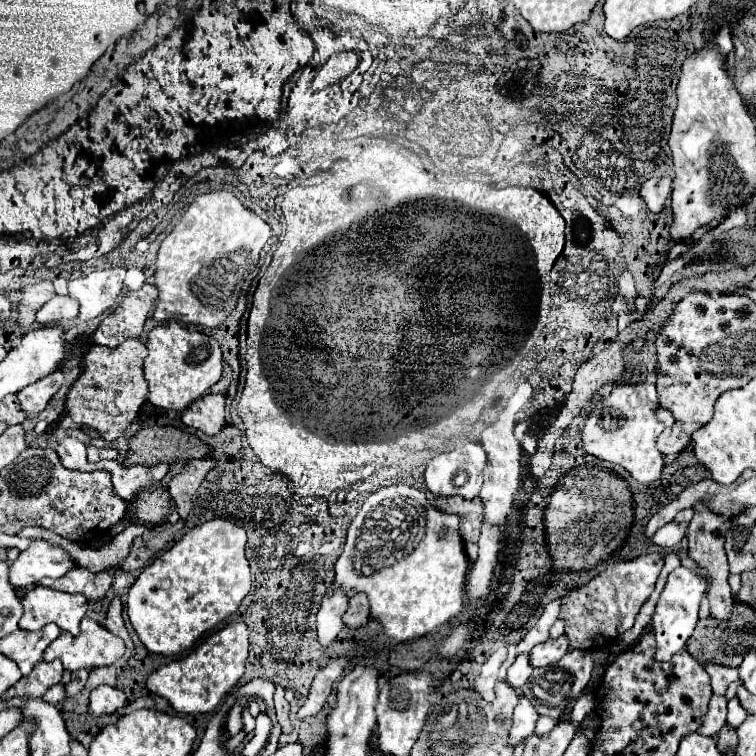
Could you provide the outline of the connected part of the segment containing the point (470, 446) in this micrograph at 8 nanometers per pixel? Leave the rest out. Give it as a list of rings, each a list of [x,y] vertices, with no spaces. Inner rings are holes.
[[[468,442],[462,448],[444,452],[428,462],[426,472],[424,472],[426,488],[436,496],[438,494],[444,494],[444,496],[460,494],[472,500],[480,492],[482,470],[486,468],[486,464],[488,464],[488,454],[484,452],[482,444]],[[458,472],[468,474],[468,482],[462,488],[454,486],[454,476]]]

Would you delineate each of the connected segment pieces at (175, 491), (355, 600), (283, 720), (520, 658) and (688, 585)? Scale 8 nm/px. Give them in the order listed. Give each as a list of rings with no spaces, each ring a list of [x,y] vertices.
[[[214,458],[190,460],[188,466],[170,480],[168,492],[170,492],[172,500],[176,502],[176,510],[178,510],[180,518],[186,518],[190,514],[190,510],[192,510],[192,496],[196,494],[198,486],[206,478],[206,474],[210,470],[214,470],[214,468],[216,468],[216,460]]]
[[[358,592],[350,598],[350,604],[348,604],[348,610],[344,614],[344,624],[348,628],[360,628],[368,622],[370,618],[370,606],[368,606],[368,596],[364,592]]]
[[[276,686],[274,704],[276,704],[278,722],[280,722],[280,726],[282,726],[282,732],[288,734],[288,732],[292,730],[292,724],[290,724],[290,718],[288,718],[288,714],[290,714],[290,704],[288,704],[288,700],[284,698],[284,688],[280,688],[280,686]]]
[[[528,652],[526,654],[518,654],[516,660],[514,660],[514,664],[508,668],[506,680],[514,688],[522,688],[530,680],[532,672],[534,672],[534,666],[530,664],[530,654]]]
[[[680,566],[668,574],[666,588],[658,598],[656,612],[654,612],[652,624],[650,624],[650,628],[656,634],[656,660],[670,660],[678,650],[682,650],[686,646],[688,638],[692,636],[692,632],[696,628],[700,602],[706,594],[706,588],[708,588],[708,578],[702,574],[700,568],[688,570],[688,568]]]

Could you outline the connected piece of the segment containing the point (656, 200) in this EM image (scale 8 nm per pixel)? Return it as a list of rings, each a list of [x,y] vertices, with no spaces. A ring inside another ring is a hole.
[[[650,178],[642,184],[640,196],[652,212],[660,212],[666,200],[672,194],[672,180],[670,178]]]

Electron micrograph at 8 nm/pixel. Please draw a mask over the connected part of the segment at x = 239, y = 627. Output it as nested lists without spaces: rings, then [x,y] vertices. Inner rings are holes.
[[[230,622],[222,630],[208,636],[186,658],[160,666],[146,680],[152,694],[166,698],[180,714],[208,714],[238,684],[248,658],[248,628],[244,622]]]

